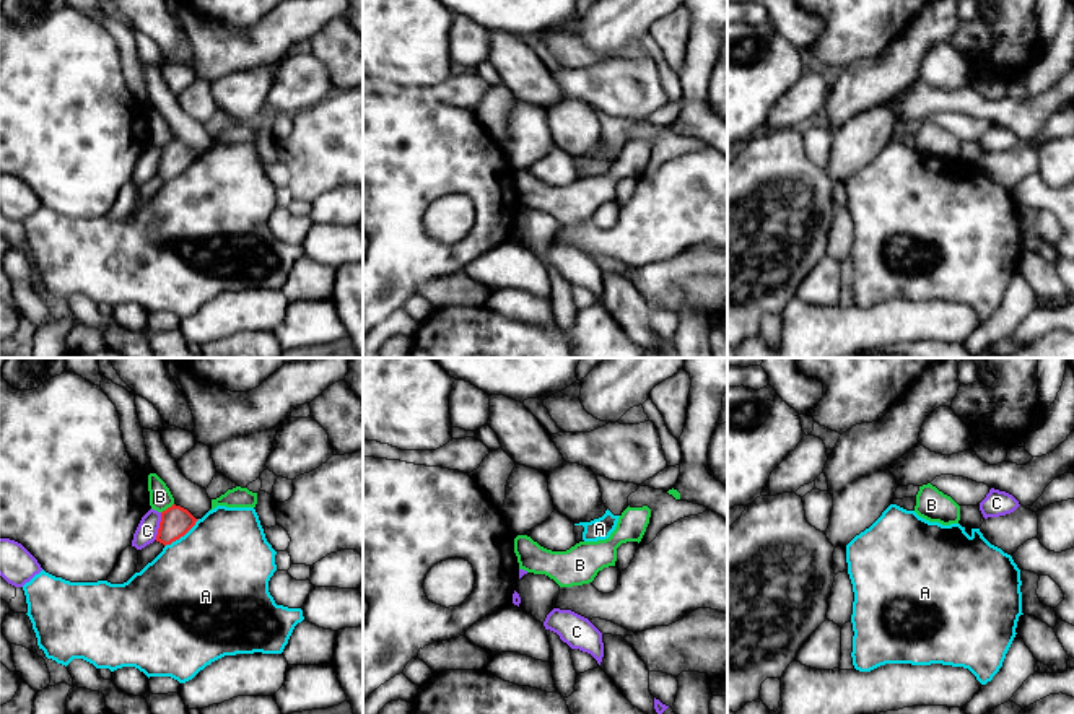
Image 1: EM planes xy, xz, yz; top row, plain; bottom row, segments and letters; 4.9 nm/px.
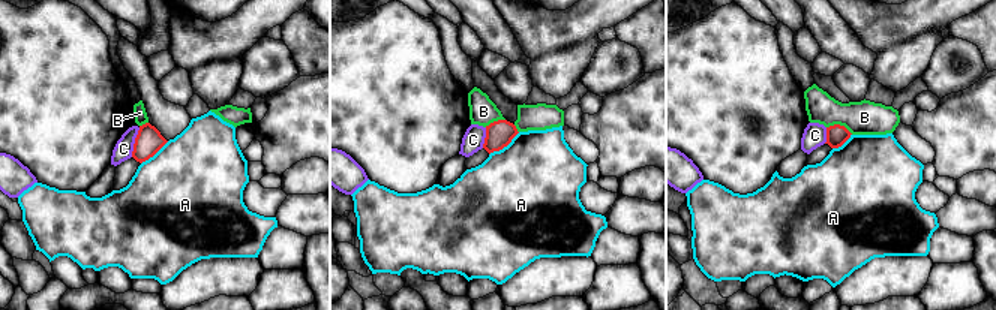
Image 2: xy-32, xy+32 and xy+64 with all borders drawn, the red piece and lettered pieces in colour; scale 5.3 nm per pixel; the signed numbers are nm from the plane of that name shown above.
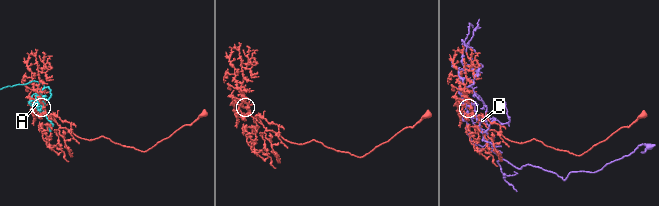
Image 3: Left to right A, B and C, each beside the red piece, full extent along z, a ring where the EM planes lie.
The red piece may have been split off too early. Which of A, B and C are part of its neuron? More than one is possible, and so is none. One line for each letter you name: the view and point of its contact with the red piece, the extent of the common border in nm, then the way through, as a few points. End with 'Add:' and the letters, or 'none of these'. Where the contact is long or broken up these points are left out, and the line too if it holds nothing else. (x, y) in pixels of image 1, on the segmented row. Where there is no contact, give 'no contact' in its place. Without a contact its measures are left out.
Add: none of these

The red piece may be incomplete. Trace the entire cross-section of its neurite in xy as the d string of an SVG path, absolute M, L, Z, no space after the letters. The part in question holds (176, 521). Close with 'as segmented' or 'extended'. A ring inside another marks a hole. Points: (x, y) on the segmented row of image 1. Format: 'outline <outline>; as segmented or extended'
outline M172 504L161 512L161 522L156 535L156 542L171 545L172 542L184 537L197 522L187 509Z; as segmented

